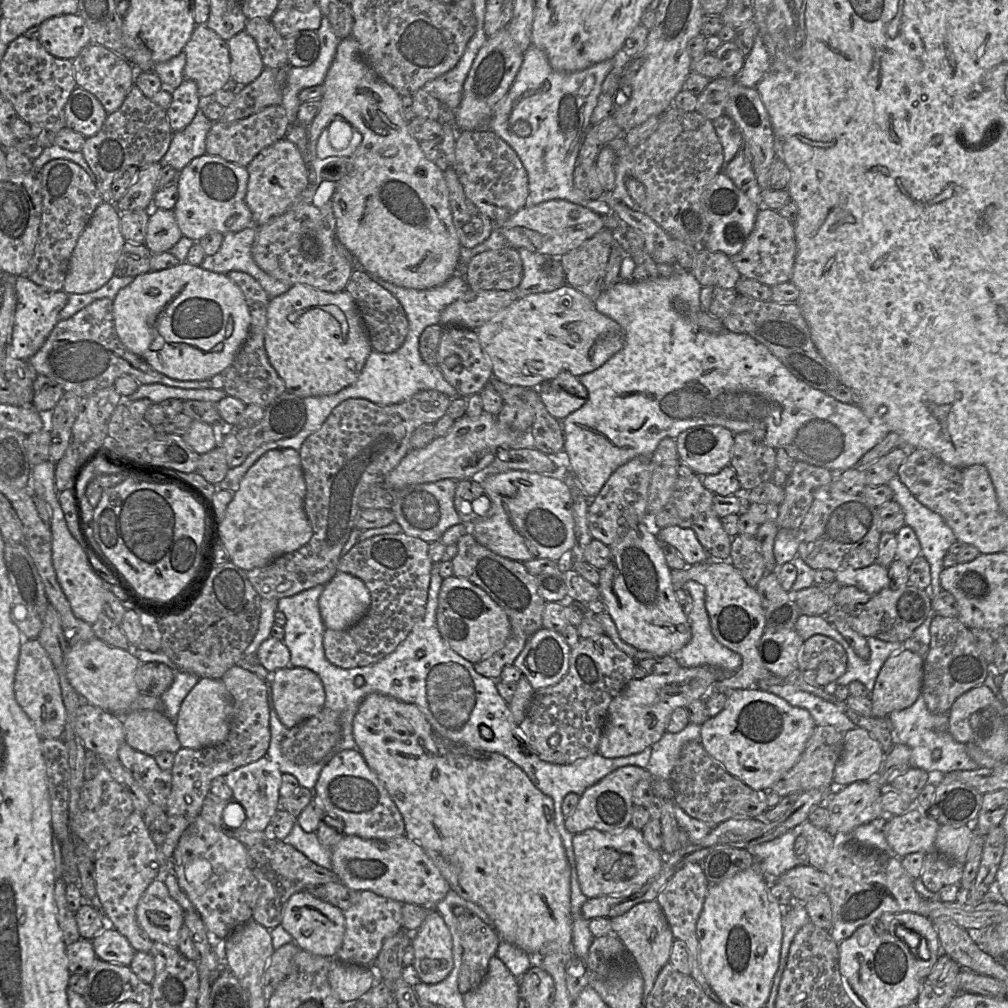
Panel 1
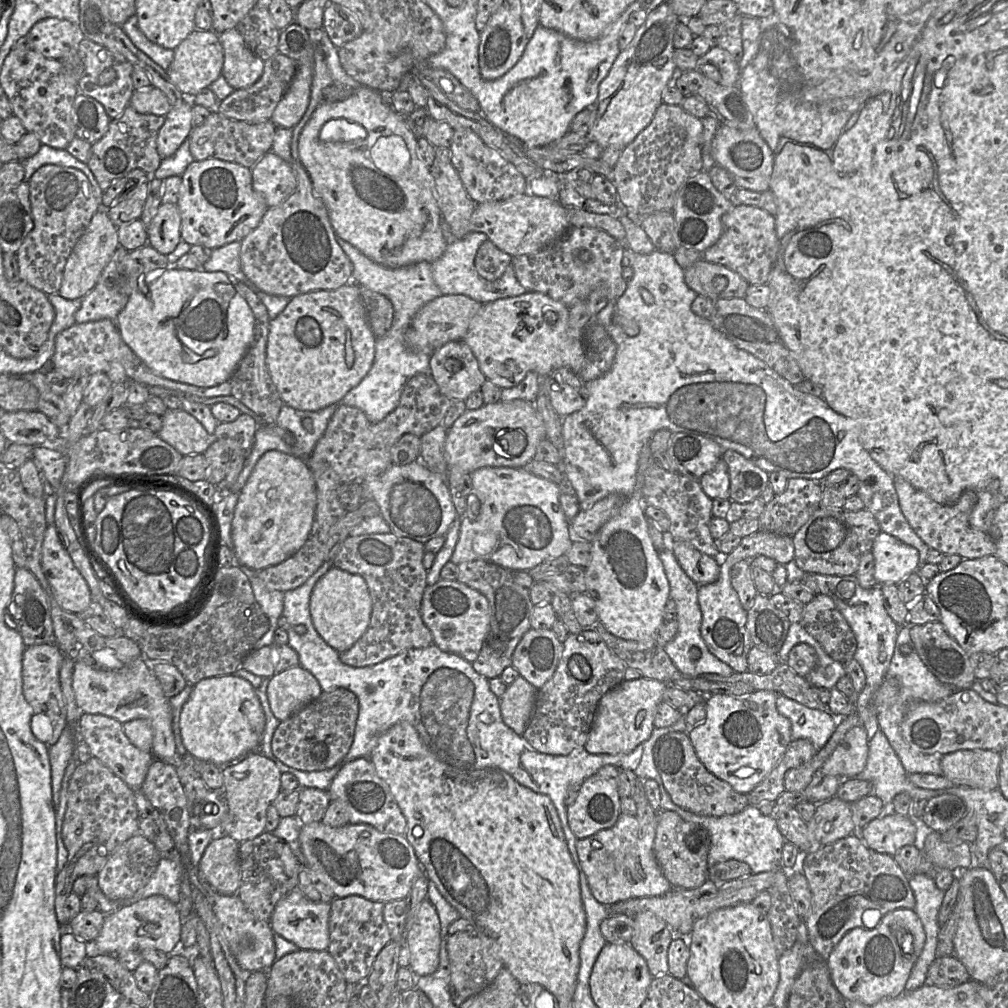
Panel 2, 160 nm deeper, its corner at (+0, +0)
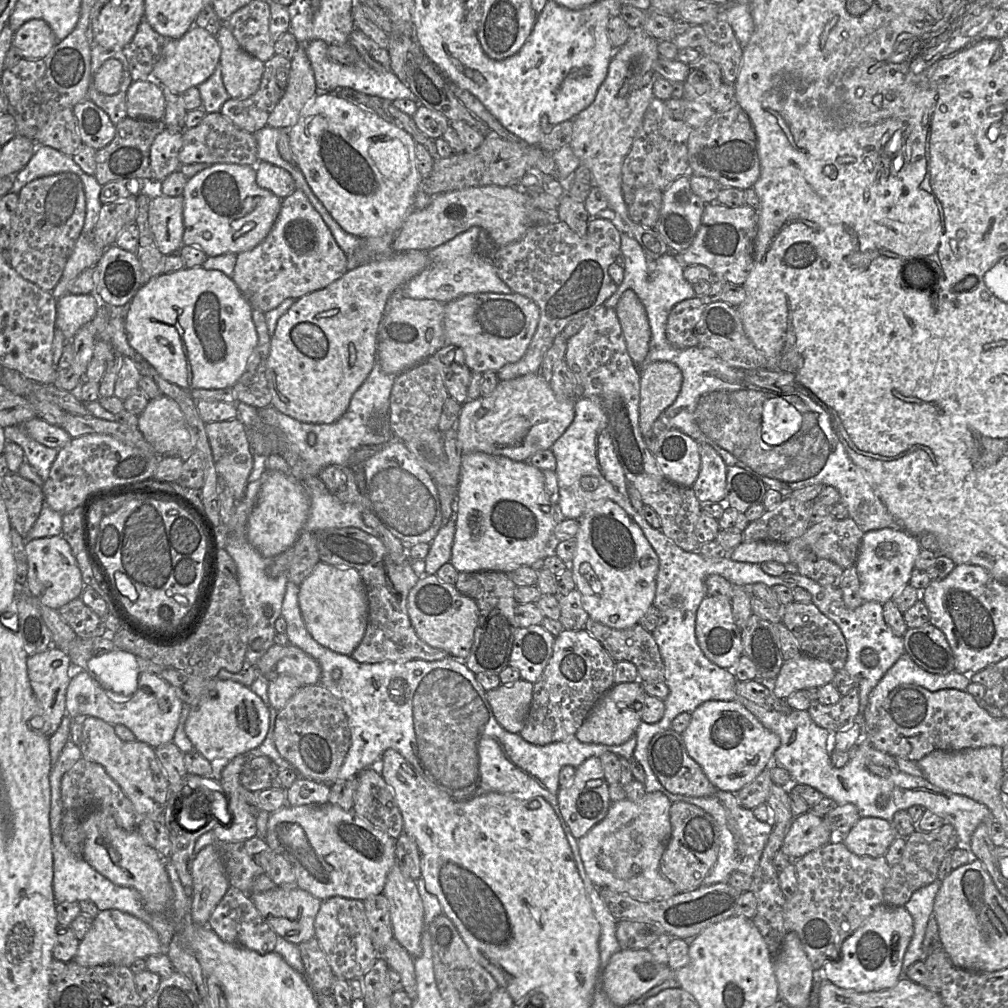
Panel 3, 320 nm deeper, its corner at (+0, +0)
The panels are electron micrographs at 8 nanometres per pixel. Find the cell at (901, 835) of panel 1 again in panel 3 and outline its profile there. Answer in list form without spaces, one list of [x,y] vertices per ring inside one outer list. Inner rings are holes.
[[[864,817],[844,836],[847,849],[858,855],[877,858],[884,856],[897,838],[891,822],[875,817]]]

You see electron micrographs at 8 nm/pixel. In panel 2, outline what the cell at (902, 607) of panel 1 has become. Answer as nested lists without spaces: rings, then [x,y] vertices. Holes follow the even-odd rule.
[[[818,594],[804,604],[800,624],[833,660],[845,664],[853,659],[856,637],[829,596]]]

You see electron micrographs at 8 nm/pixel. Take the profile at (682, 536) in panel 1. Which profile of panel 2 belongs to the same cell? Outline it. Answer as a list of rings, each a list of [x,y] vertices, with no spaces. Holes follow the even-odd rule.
[[[673,540],[671,550],[684,572],[698,585],[718,580],[720,565],[715,557],[706,555],[685,541]]]

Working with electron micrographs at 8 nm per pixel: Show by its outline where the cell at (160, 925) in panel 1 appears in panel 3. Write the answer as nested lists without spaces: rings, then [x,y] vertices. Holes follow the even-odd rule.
[[[116,909],[99,911],[72,961],[84,967],[119,965],[129,967],[137,959],[164,953],[158,933],[144,921]]]

